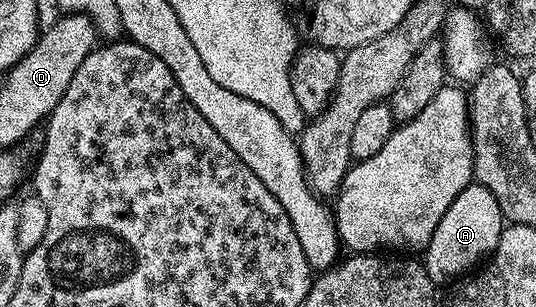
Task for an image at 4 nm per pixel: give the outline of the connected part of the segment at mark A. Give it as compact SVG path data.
M479 183L470 184L455 197L424 248L422 264L431 281L442 285L470 268L482 256L495 252L503 228L504 216L494 195Z

